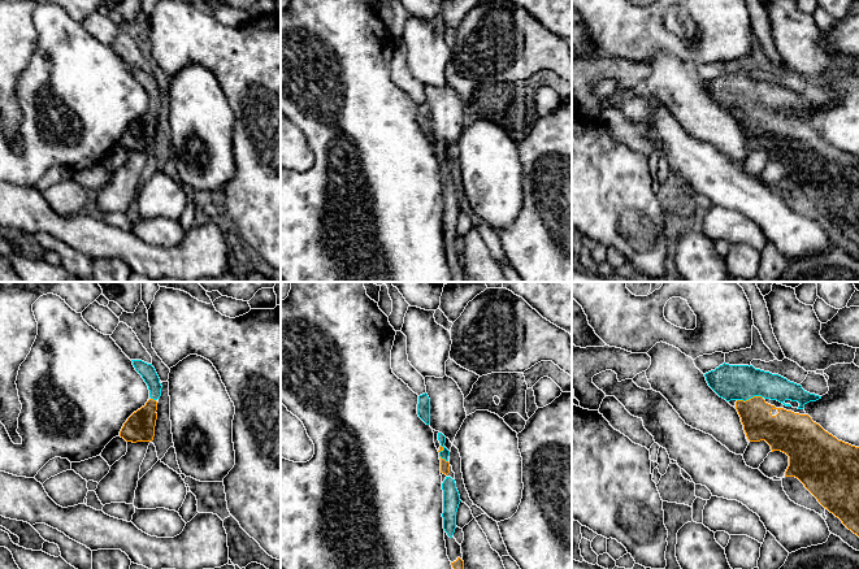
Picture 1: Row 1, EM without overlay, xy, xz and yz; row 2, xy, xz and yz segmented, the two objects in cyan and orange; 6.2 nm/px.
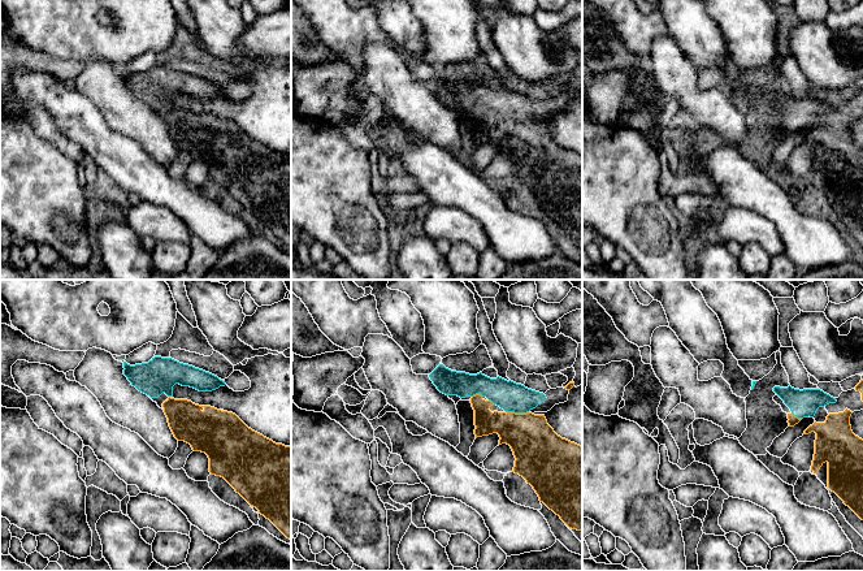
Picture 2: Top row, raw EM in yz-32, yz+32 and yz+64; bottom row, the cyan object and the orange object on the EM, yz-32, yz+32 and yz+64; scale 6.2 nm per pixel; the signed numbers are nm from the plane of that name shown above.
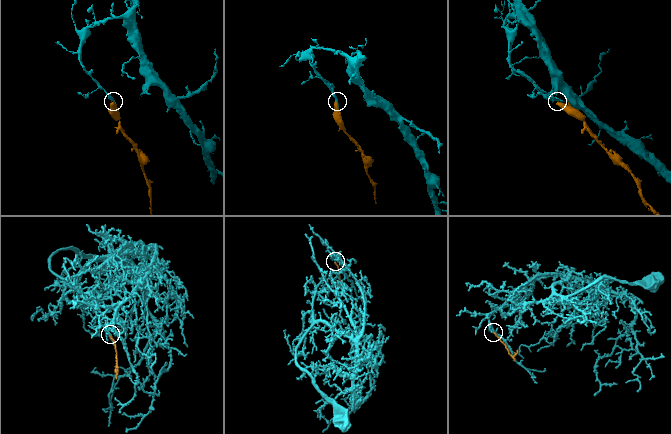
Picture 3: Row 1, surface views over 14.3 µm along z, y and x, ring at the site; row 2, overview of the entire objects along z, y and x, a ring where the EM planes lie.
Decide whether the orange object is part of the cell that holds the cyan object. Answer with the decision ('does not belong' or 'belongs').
belongs

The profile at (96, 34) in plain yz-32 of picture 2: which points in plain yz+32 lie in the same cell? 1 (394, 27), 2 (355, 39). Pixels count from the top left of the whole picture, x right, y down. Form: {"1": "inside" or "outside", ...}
{"1": "outside", "2": "inside"}

